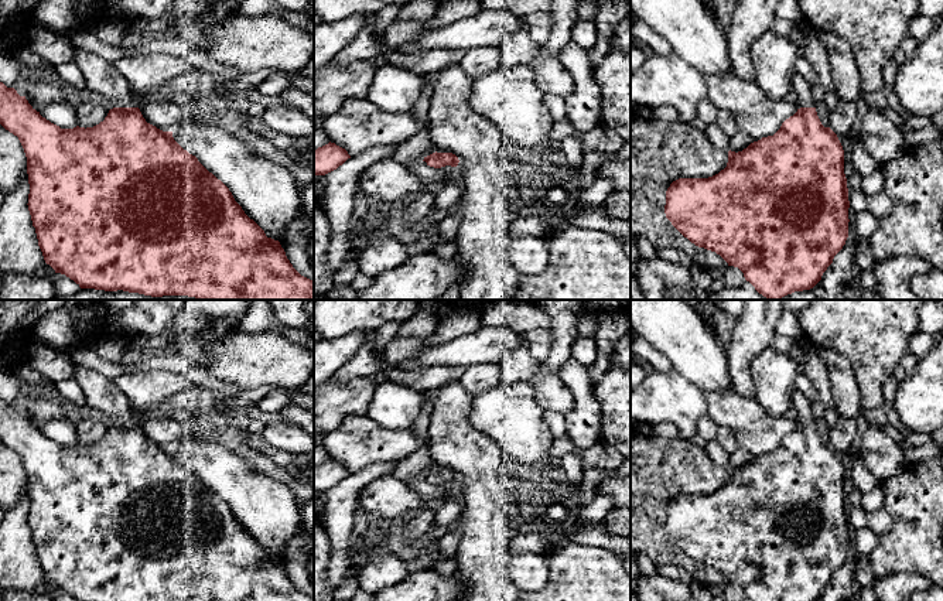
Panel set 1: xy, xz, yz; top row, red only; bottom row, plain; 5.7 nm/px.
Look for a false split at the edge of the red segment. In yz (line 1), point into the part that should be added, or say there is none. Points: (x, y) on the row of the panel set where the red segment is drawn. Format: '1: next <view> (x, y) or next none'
1: next yz (799, 84)

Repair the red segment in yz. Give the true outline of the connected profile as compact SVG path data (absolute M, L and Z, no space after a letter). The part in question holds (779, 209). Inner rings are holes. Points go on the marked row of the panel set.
M795 71L792 91L799 95L797 112L773 136L762 137L738 153L730 150L727 167L713 177L673 181L664 205L666 218L684 238L738 267L759 294L772 300L813 288L848 238L850 201L843 146L837 134L821 124L812 85Z

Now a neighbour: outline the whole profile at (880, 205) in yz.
M882 191L877 195L867 198L867 209L877 216L878 219L885 218L892 211L892 201L889 197Z

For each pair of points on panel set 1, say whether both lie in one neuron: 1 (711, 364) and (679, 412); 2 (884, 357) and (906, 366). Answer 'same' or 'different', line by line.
1: different
2: different

